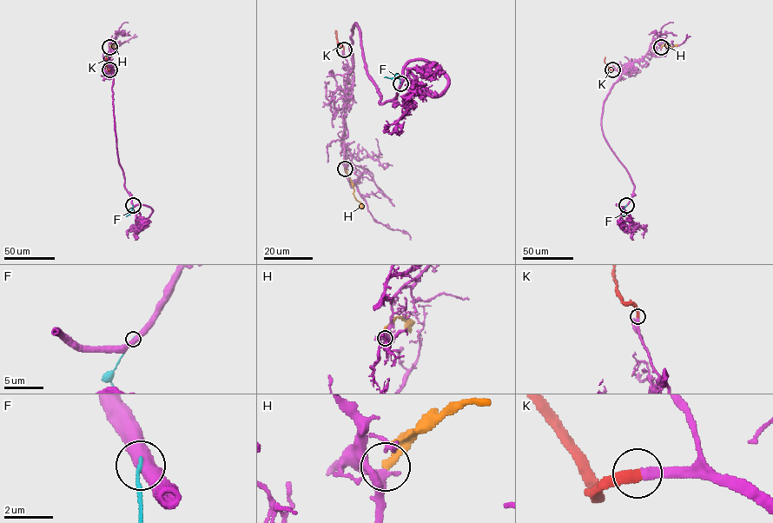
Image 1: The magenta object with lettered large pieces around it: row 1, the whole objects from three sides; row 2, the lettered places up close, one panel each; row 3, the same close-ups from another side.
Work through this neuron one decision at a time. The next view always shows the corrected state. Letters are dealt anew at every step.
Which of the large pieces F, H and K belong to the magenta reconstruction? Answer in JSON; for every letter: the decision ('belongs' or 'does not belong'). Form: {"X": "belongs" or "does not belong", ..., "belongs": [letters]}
{"F": "does not belong", "H": "does not belong", "K": "belongs", "belongs": ["K"]}

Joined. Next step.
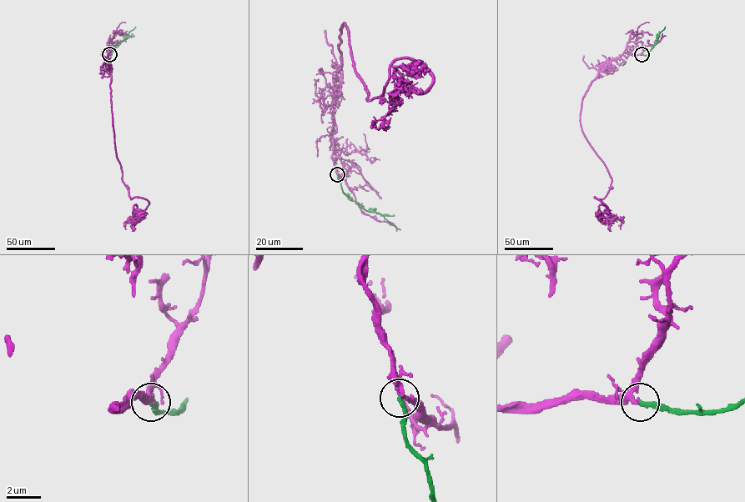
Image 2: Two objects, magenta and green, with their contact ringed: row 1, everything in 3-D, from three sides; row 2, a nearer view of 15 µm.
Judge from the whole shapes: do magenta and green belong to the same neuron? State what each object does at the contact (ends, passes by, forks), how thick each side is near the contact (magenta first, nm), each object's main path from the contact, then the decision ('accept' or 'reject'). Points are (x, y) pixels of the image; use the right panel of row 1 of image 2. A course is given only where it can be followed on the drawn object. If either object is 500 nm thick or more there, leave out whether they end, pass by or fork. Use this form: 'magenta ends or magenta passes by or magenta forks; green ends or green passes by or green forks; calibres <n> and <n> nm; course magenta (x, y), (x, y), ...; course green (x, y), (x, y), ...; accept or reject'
magenta passes by; green ends; calibres 220 and 240 nm; course magenta (641, 54), (606, 61), (582, 101), (581, 131), (611, 179), (594, 197), (608, 208), (599, 206), (607, 228); course green (641, 54), (649, 52), (665, 27); accept

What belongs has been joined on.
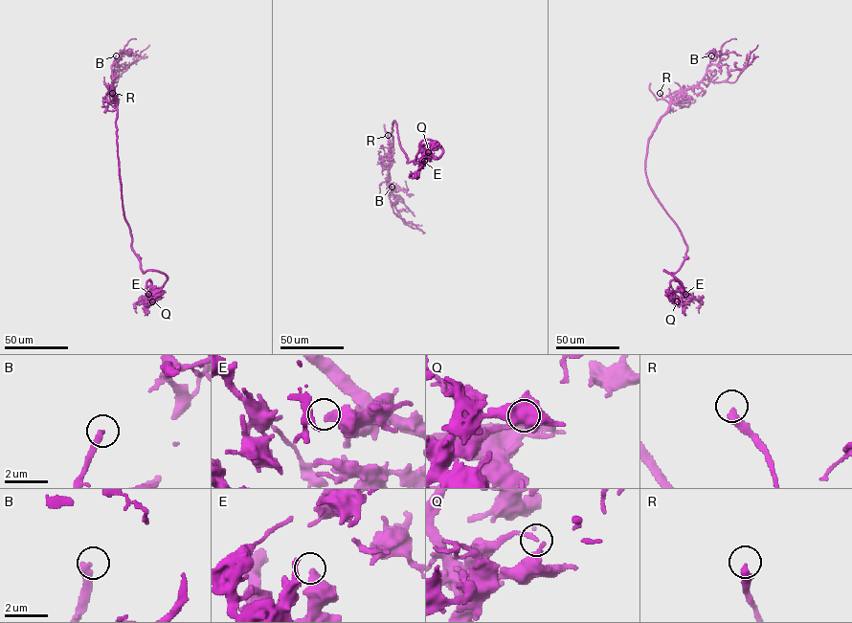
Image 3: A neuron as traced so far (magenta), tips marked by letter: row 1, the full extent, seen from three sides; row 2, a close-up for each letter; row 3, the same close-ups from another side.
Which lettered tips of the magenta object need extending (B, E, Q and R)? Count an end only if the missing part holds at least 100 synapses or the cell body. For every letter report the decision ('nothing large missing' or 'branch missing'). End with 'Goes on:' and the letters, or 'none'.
B: branch missing
E: nothing large missing
Q: nothing large missing
R: nothing large missing
Goes on: B

